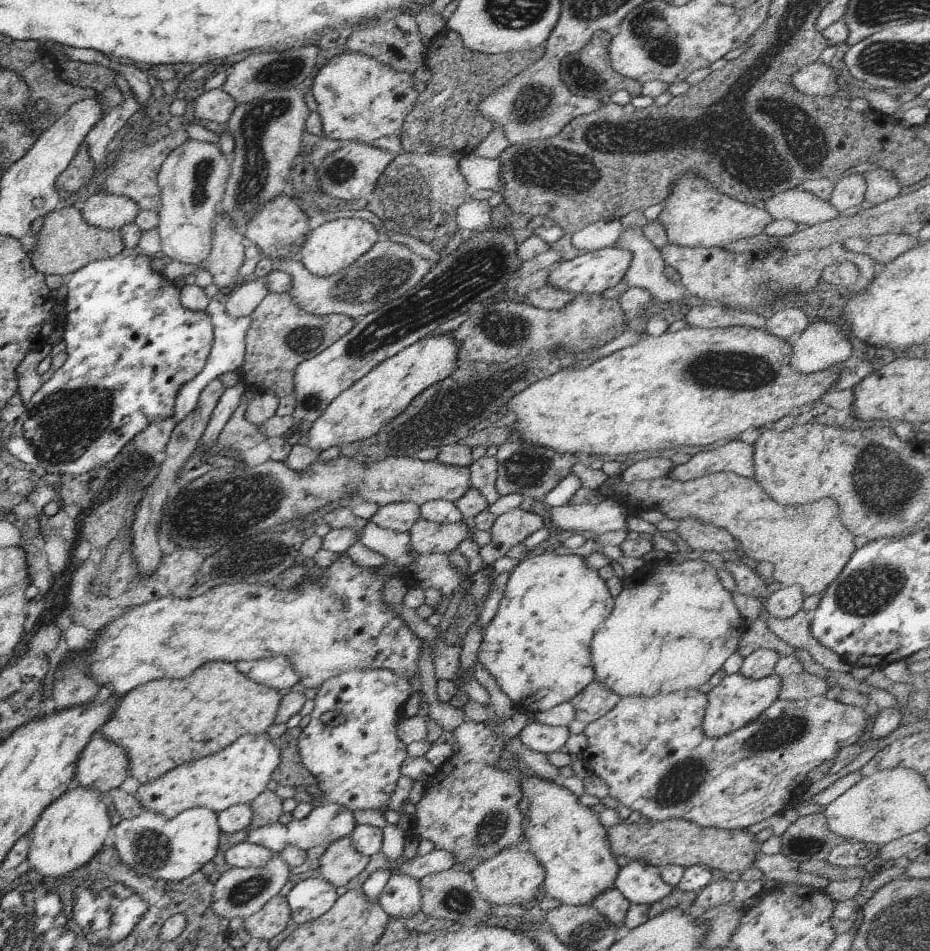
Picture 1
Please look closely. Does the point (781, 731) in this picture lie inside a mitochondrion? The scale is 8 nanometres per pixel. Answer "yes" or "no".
yes

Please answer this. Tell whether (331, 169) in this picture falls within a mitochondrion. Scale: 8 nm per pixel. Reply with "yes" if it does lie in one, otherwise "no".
yes

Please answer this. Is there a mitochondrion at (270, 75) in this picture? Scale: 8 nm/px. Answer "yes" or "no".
yes

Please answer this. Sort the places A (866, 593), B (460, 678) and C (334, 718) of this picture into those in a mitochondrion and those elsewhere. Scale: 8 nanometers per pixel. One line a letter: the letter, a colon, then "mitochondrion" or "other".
A: mitochondrion
B: other
C: other

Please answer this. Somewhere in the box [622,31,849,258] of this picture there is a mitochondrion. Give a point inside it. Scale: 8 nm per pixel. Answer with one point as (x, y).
(736, 128)

